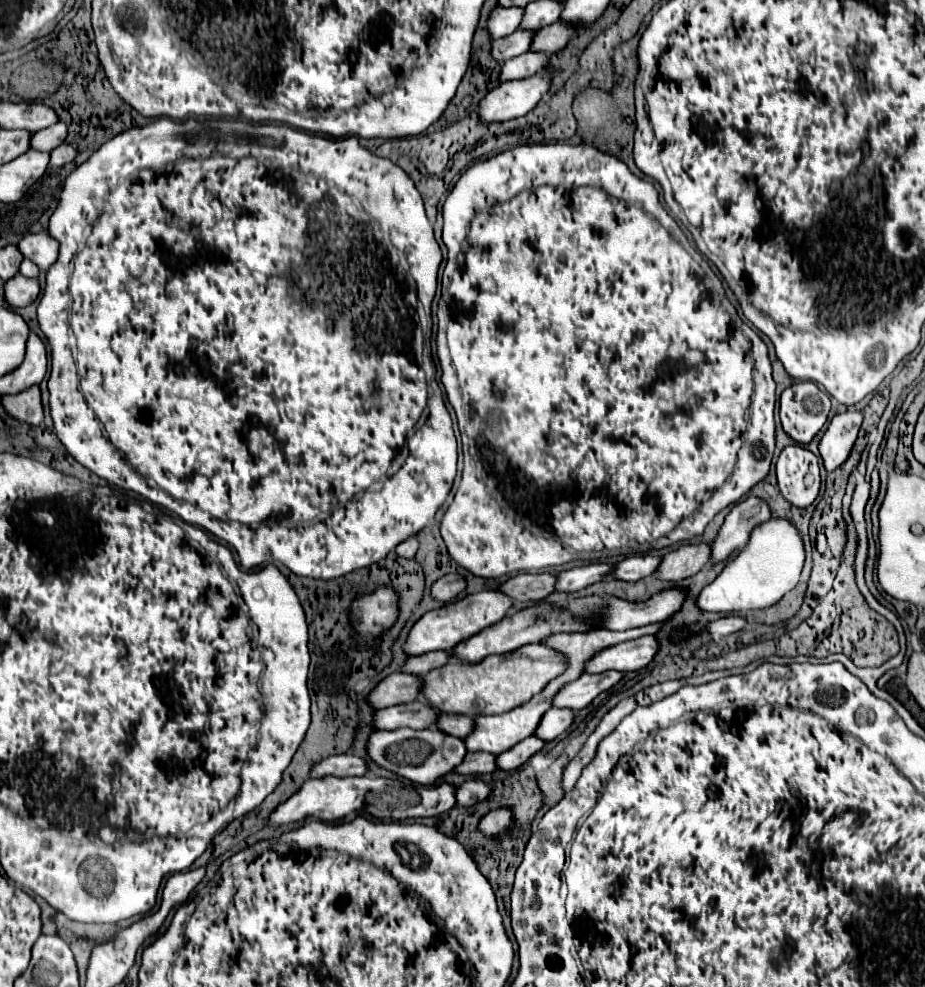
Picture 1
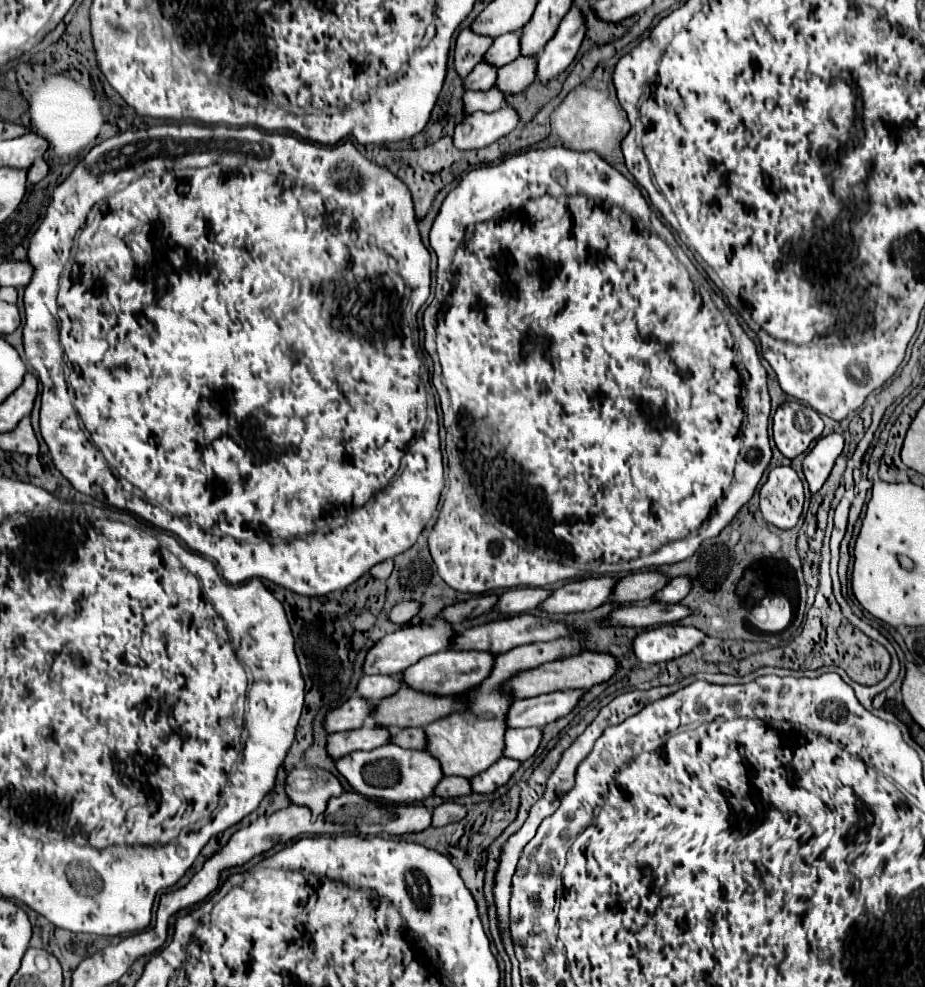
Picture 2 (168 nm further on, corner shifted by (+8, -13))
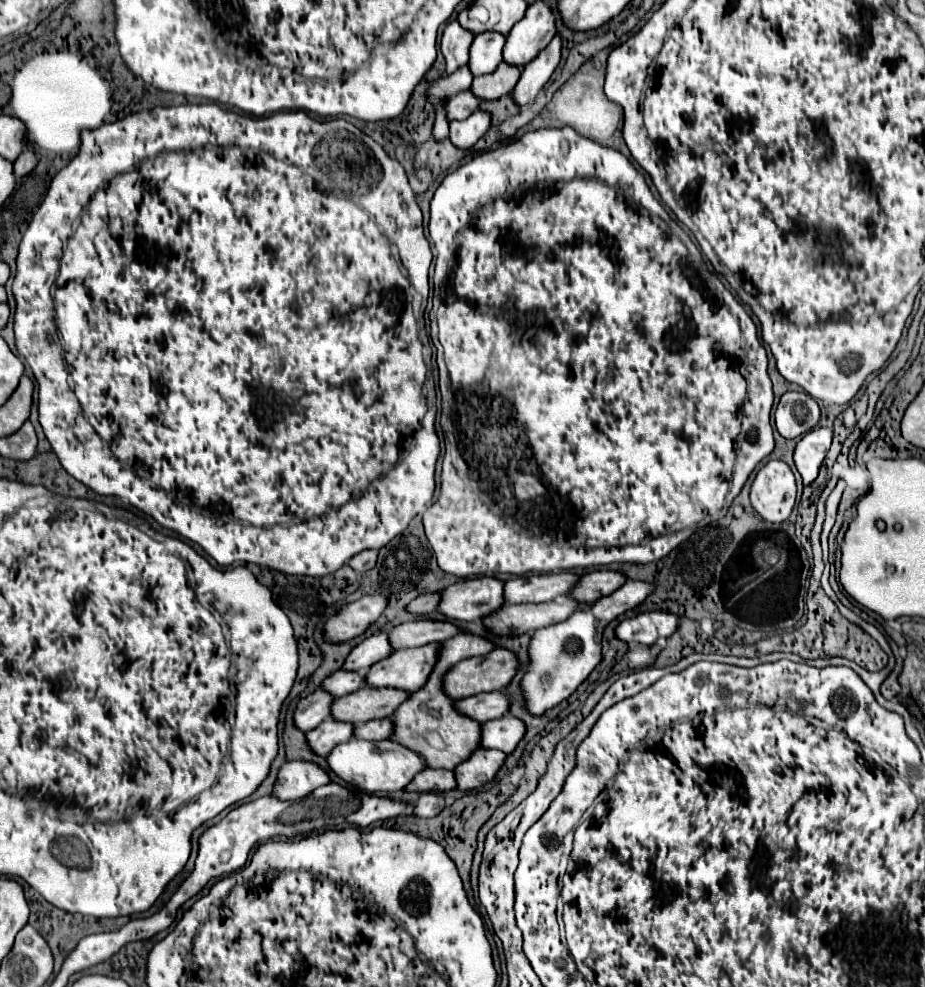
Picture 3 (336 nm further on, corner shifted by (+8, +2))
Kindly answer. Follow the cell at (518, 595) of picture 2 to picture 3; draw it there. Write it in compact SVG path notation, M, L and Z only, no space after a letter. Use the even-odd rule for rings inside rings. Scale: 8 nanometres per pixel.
M476 577L454 583L440 591L438 611L448 621L476 621L502 607L502 581Z

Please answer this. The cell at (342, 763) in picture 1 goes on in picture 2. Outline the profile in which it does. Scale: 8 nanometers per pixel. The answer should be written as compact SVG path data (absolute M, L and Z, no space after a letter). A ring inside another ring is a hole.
M318 766L294 768L286 778L286 794L294 804L306 804L314 814L324 812L324 804L342 794L340 780Z

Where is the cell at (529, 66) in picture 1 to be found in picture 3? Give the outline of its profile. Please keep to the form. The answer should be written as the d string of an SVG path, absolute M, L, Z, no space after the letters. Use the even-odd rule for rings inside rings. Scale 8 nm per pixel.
M470 91L450 97L448 103L446 103L446 119L448 119L448 123L450 121L462 121L462 119L470 117L478 109L478 105L480 105L478 97L474 97Z

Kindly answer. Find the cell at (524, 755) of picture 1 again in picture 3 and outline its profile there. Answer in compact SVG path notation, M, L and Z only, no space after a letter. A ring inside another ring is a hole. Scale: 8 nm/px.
M474 749L472 755L454 767L456 789L470 791L486 785L494 779L498 769L502 767L506 755L492 749Z

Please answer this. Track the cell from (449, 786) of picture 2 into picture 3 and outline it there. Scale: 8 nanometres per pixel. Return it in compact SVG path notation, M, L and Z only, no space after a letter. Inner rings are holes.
M422 769L408 785L404 791L418 791L418 793L442 793L442 791L450 791L454 789L456 781L454 781L454 773L452 771L444 771L444 769Z

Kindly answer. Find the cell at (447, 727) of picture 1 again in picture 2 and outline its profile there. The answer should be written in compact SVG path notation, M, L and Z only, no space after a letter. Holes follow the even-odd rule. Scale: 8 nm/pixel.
M402 728L394 730L392 744L398 744L402 748L414 748L414 750L426 750L428 740L424 734L424 728Z

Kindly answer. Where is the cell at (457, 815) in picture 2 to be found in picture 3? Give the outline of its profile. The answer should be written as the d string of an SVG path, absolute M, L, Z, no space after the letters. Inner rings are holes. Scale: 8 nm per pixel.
M422 793L420 799L414 803L412 813L418 817L434 817L444 809L444 797L434 793Z

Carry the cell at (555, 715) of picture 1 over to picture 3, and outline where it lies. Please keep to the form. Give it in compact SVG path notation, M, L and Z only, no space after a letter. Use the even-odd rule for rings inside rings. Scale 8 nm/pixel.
M502 717L494 721L486 721L480 727L480 747L482 749L498 749L502 753L512 753L518 741L524 737L524 723L516 717Z

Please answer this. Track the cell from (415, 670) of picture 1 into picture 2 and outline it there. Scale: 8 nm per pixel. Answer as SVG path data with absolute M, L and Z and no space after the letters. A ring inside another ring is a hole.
M364 676L358 684L358 694L370 702L384 700L404 686L402 676Z

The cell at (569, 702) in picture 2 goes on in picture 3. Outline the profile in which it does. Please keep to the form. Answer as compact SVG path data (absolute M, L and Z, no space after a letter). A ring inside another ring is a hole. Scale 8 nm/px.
M500 691L478 693L478 695L472 695L472 697L454 701L454 709L464 717L470 717L478 723L486 723L490 719L498 719L498 717L506 715L508 697Z

